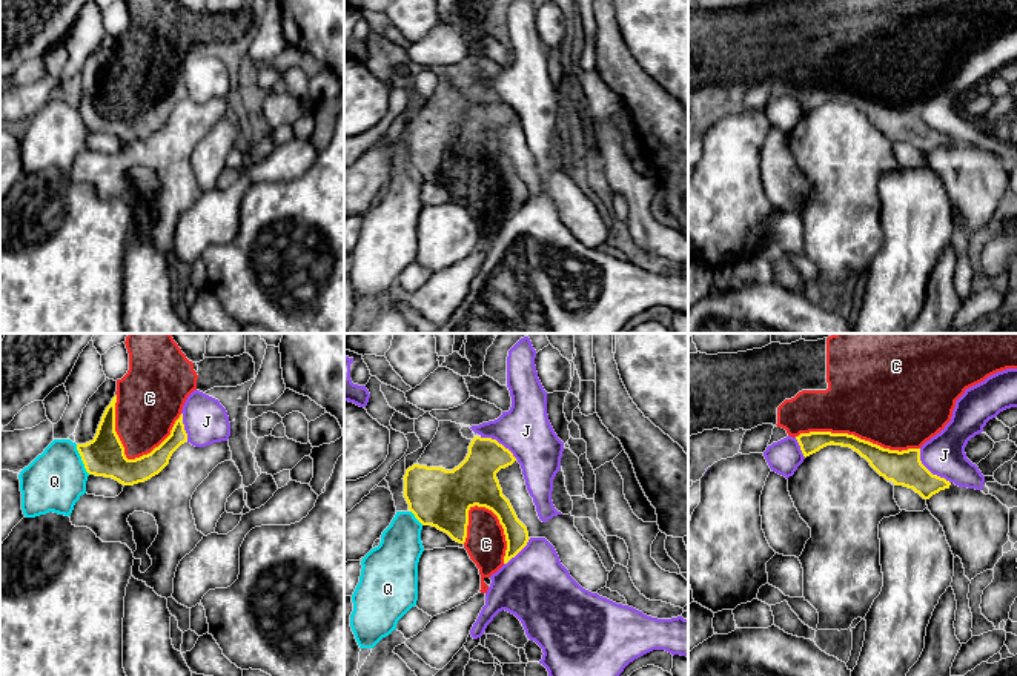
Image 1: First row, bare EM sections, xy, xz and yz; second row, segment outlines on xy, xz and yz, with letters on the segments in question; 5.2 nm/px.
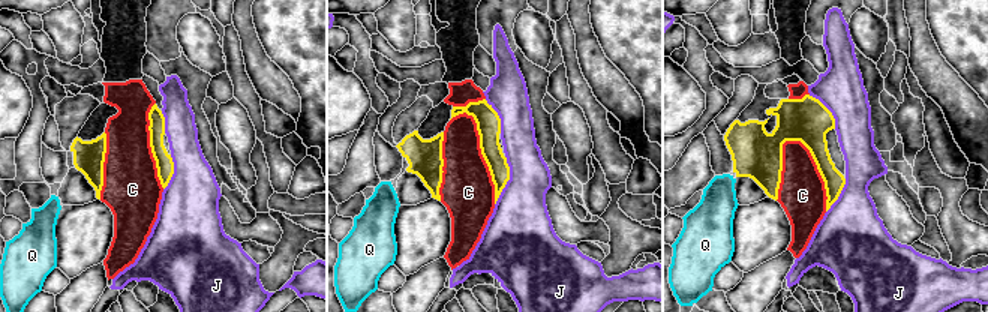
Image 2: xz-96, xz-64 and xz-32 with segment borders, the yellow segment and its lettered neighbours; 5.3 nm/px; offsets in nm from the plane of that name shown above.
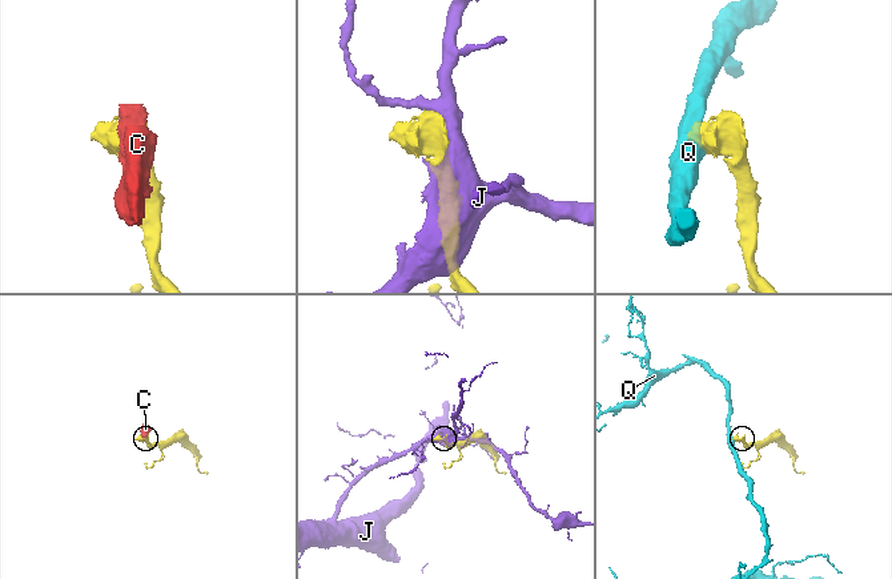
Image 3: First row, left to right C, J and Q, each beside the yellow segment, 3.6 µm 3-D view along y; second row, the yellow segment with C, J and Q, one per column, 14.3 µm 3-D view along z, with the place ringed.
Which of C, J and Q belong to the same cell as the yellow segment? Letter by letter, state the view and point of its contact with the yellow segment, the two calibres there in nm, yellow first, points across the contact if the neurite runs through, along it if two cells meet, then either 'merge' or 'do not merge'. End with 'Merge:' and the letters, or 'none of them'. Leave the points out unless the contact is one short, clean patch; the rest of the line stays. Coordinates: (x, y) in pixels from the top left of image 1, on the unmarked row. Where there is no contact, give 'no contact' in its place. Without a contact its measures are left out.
C: xy (159, 102) | 140/360 nm | do not merge
J: yz (928, 126) | 180/220 nm | do not merge
Q: xy (82, 115) | 200/320 nm | along xy (76, 100), (83, 123), (89, 129) | do not merge
Merge: none of them

